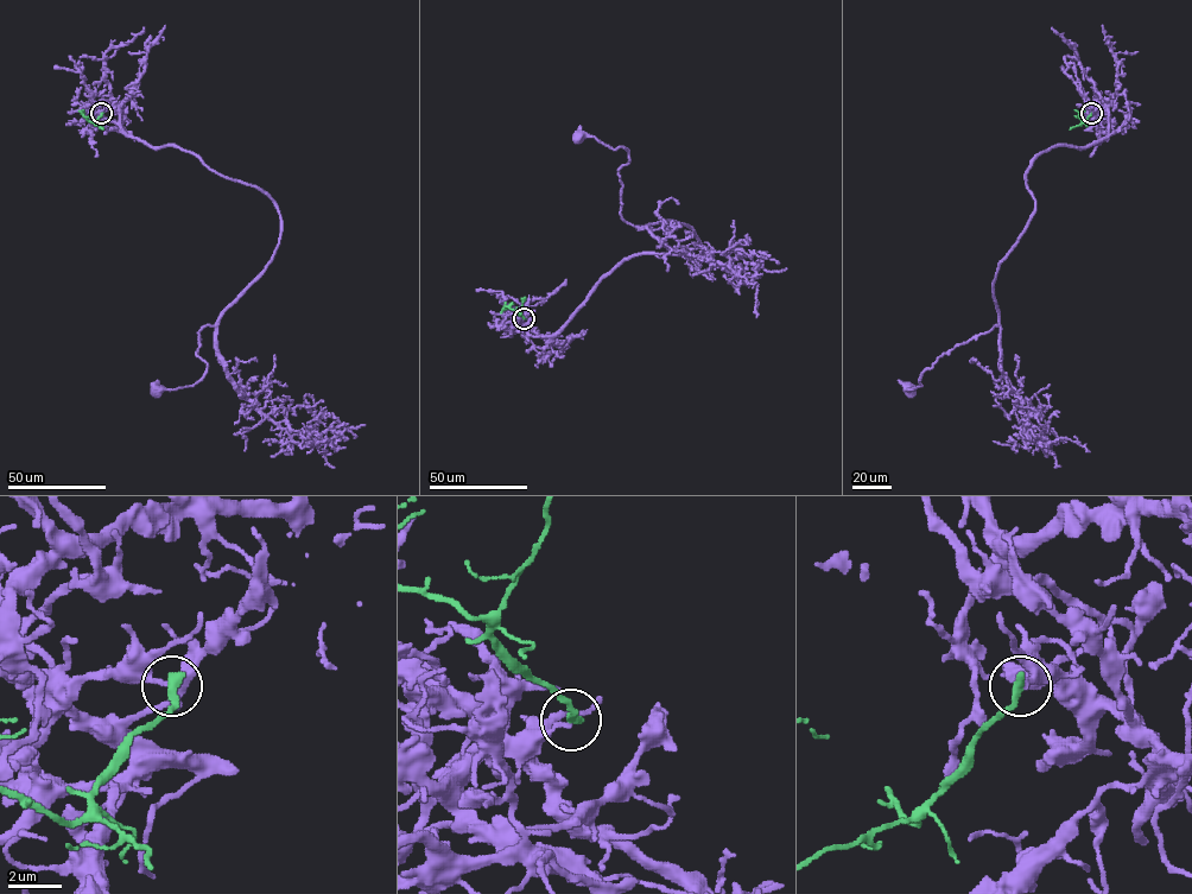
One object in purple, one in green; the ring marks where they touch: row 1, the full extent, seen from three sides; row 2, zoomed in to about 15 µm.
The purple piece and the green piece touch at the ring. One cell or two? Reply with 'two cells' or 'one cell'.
two cells

